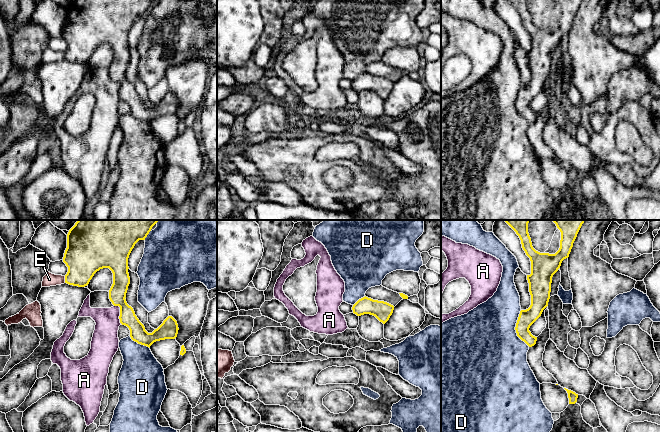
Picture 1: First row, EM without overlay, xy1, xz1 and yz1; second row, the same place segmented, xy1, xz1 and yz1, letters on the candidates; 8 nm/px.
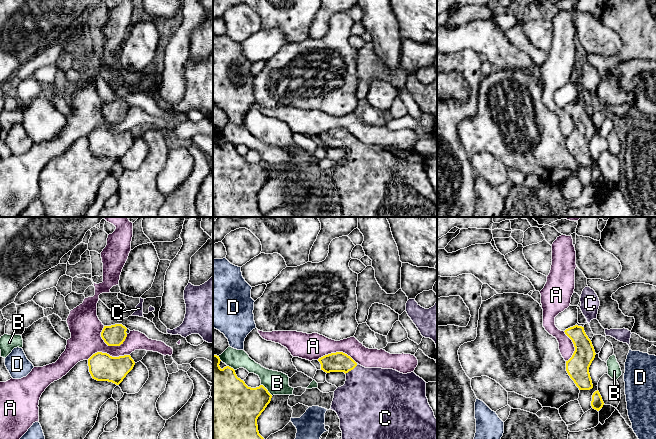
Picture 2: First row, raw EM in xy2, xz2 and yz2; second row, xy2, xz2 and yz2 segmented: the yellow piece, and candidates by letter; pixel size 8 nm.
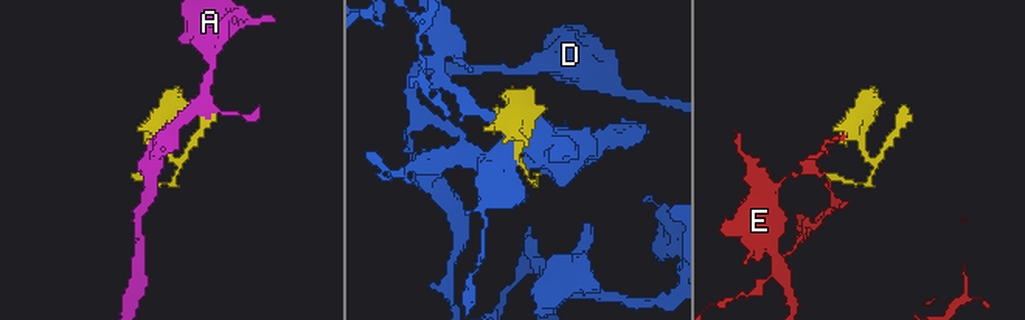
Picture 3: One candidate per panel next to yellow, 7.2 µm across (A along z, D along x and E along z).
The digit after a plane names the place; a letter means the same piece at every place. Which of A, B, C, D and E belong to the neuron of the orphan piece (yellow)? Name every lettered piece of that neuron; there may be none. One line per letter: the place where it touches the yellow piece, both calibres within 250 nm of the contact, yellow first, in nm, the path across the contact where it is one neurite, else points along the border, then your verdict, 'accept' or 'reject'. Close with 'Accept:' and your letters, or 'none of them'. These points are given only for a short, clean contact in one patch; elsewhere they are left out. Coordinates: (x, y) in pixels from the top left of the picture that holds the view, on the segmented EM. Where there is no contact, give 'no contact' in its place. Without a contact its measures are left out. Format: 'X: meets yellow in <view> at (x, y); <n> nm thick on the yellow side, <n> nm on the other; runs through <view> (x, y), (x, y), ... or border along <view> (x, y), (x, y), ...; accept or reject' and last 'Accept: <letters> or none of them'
A: meets yellow in xy2 at (113, 345); 170 nm thick on the yellow side, 240 nm on the other; reject
B: meets yellow in xz2 at (267, 390); 320 nm thick on the yellow side, 190 nm on the other; reject
C: meets yellow in xz2 at (351, 369); 160 nm thick on the yellow side, 440 nm on the other; runs through xz2 (335, 362), (345, 363), (351, 369), (369, 394); accept
D: meets yellow in yz1 at (515, 329); 130 nm thick on the yellow side, 500 nm on the other; reject
E: meets yellow in xy1 at (65, 279); 320 nm thick on the yellow side, 100 nm on the other; reject
Accept: C

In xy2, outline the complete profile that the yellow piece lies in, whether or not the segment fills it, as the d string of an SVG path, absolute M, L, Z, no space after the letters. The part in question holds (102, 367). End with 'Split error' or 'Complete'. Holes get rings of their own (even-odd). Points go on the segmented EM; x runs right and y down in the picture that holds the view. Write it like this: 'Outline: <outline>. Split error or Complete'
Outline: M97 352L88 359L89 372L93 379L116 385L123 381L134 365L130 355L112 357L107 353Z. Complete

